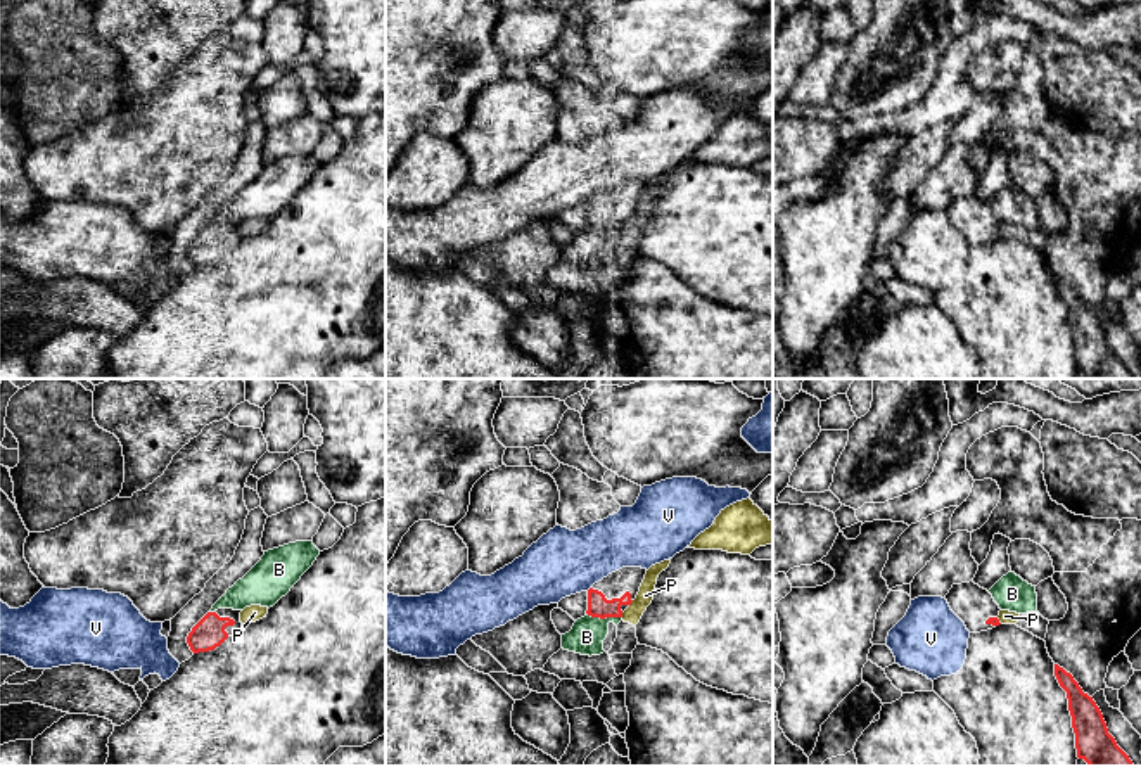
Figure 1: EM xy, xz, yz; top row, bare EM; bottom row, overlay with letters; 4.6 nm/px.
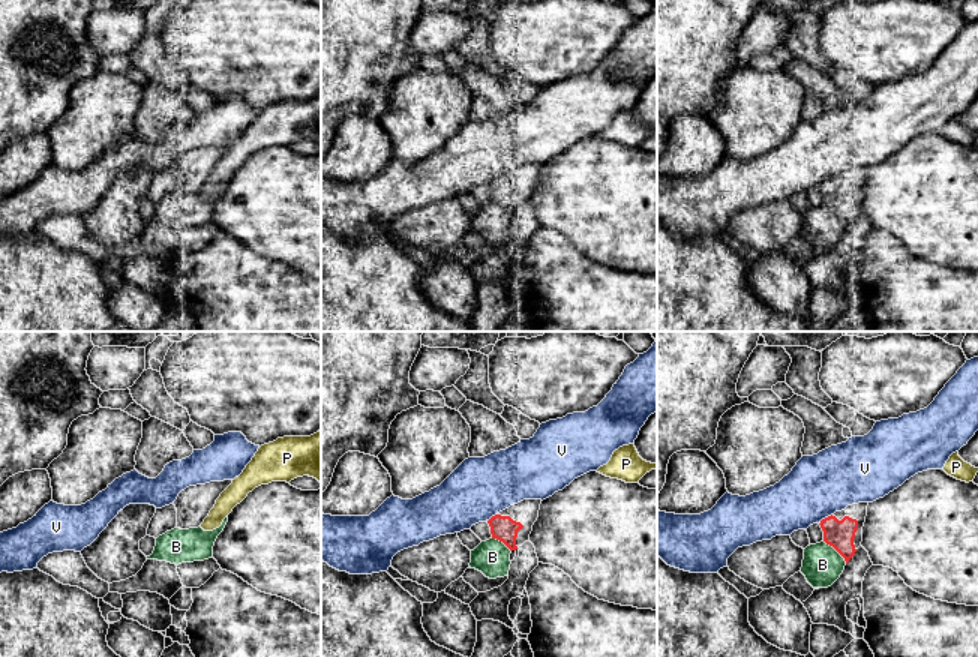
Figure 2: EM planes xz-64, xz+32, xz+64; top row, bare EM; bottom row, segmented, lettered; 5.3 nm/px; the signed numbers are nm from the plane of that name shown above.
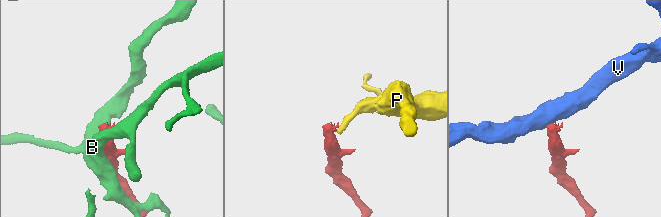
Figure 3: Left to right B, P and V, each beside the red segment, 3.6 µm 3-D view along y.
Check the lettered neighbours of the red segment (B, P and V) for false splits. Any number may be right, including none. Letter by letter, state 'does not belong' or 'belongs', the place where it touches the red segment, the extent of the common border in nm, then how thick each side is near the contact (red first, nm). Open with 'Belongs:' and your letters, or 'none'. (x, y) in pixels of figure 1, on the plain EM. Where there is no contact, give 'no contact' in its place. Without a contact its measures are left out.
Belongs: none
B: does not belong | xz (595, 229) | 90 nm | 100/160 nm
P: does not belong | xz (630, 217) | 40 nm | 100/80 nm
V: does not belong | no contact

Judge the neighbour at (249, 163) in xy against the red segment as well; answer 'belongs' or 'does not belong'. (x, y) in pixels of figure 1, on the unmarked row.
does not belong

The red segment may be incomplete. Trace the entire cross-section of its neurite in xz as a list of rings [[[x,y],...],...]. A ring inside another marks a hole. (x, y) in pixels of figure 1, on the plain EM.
[[[622,180],[588,202],[588,223],[591,230],[622,230],[622,225],[636,211],[647,182]]]

